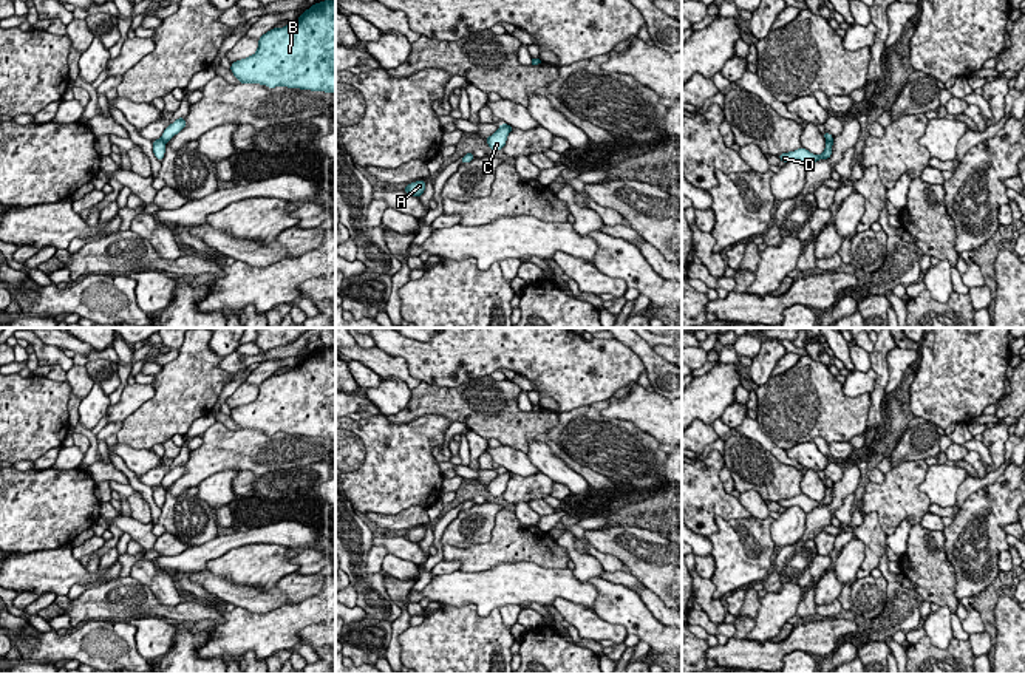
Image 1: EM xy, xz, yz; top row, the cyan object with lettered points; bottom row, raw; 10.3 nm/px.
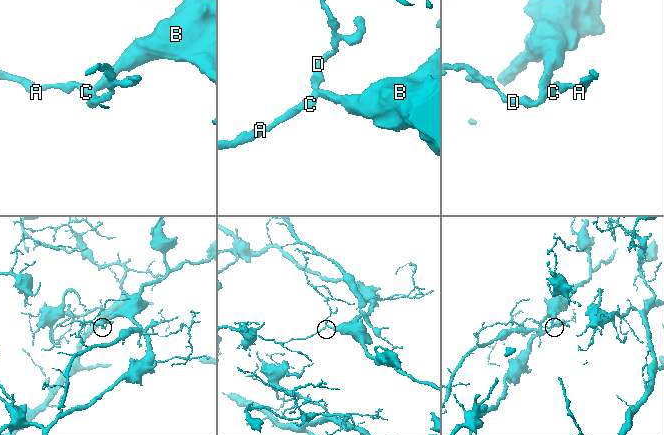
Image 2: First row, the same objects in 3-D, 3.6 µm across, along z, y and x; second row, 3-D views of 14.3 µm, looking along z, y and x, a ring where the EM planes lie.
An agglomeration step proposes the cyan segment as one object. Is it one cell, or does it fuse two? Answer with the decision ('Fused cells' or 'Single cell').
Fused cells

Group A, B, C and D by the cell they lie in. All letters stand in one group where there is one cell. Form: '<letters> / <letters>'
A C D / B

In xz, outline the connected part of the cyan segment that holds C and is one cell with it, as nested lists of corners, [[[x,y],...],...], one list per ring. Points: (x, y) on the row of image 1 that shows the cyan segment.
[[[501,124],[499,128],[492,136],[489,136],[485,139],[487,145],[495,151],[502,150],[502,147],[506,145],[509,133],[510,133],[510,125]]]

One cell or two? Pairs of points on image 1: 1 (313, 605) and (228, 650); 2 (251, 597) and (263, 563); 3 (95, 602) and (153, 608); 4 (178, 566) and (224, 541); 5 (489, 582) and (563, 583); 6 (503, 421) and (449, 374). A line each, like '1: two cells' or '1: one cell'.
1: one cell
2: two cells
3: one cell
4: one cell
5: one cell
6: two cells

